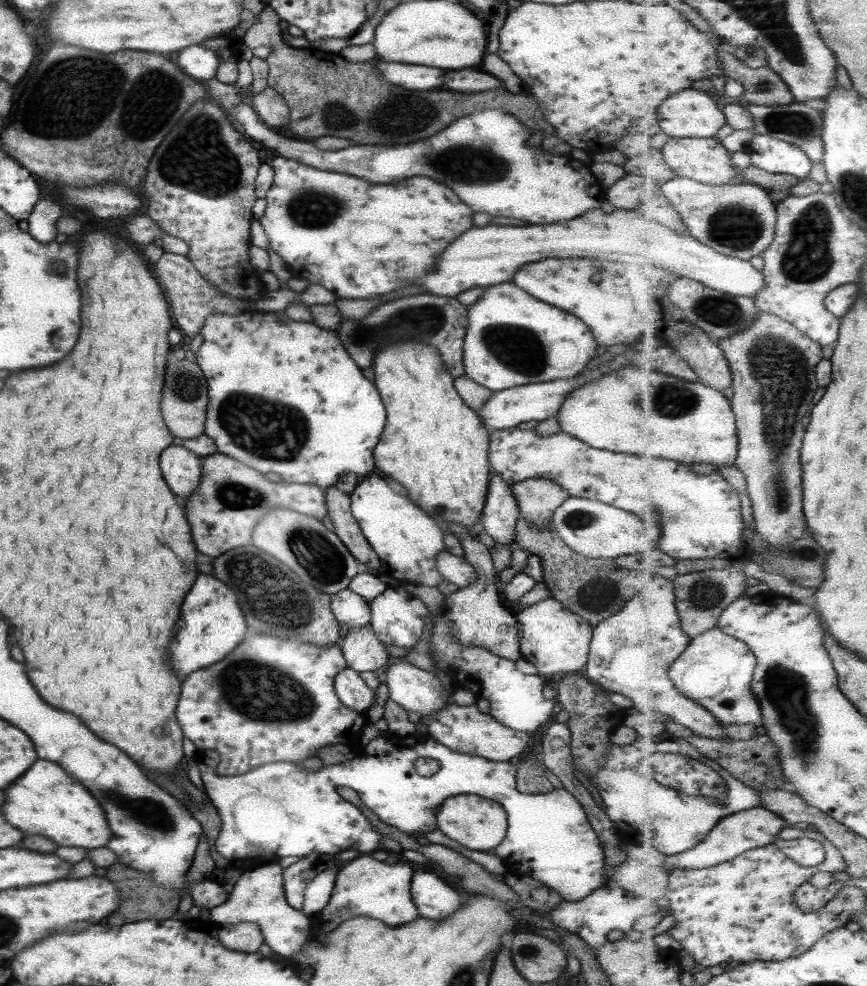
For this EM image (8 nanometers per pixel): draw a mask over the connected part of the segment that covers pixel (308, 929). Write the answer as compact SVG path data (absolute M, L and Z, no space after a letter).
M273 862L255 866L241 873L225 902L208 910L209 928L249 922L258 927L264 943L271 948L273 953L289 959L297 955L304 942L311 937L312 927L307 916L286 903L283 890L283 869L278 862Z

